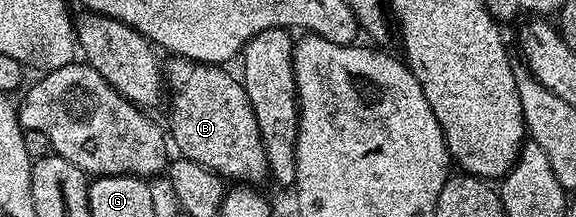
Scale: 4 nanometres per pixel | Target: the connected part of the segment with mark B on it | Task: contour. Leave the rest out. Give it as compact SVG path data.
M170 56L164 62L163 77L168 94L171 93L167 101L169 137L182 158L193 160L229 181L260 183L269 174L258 121L244 84L225 70L218 64L191 62L181 56Z

